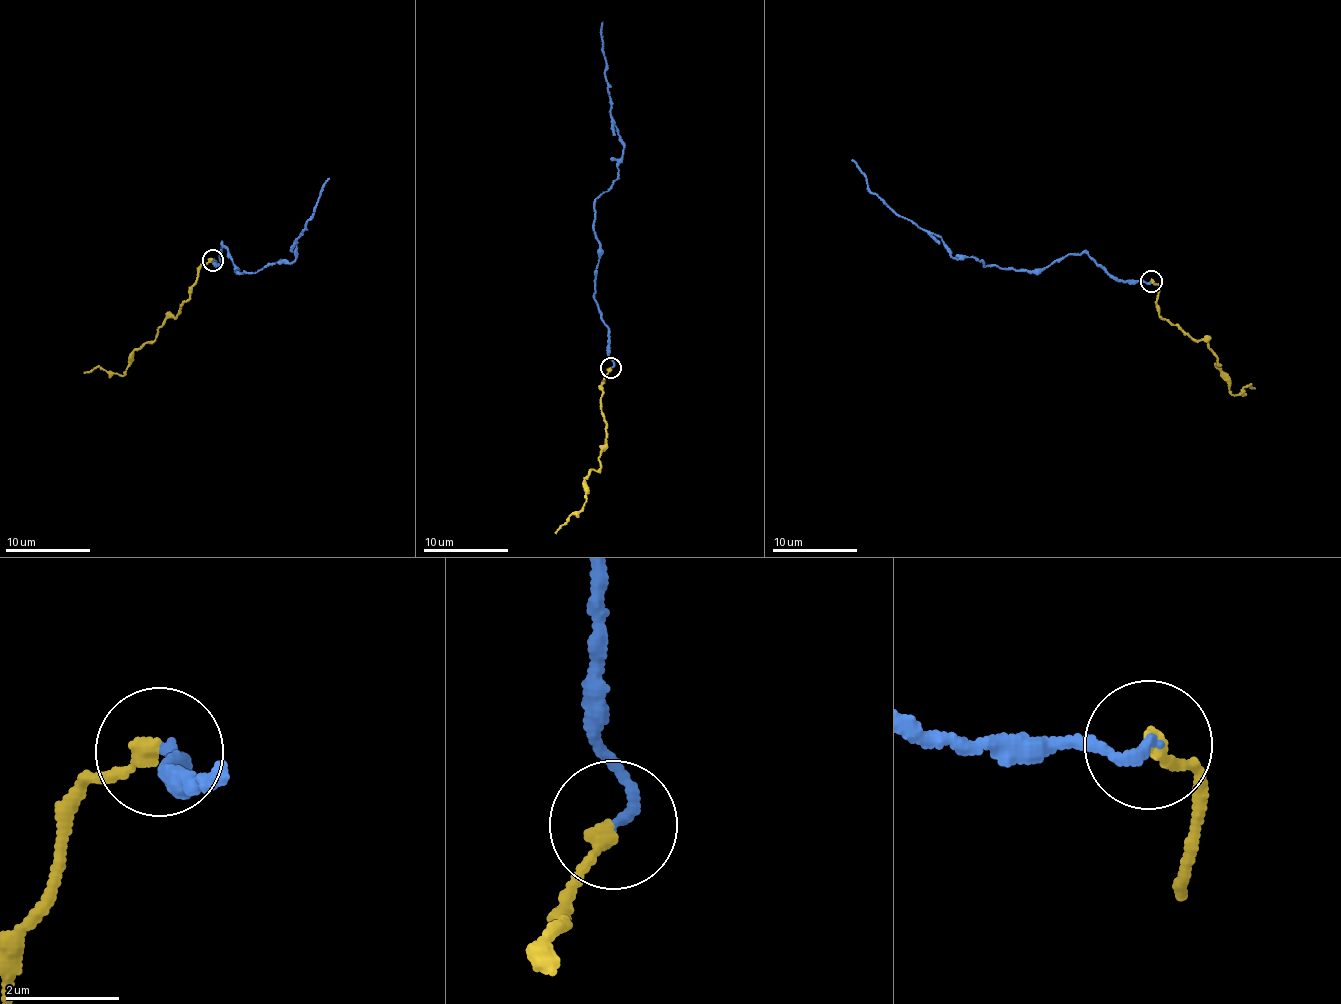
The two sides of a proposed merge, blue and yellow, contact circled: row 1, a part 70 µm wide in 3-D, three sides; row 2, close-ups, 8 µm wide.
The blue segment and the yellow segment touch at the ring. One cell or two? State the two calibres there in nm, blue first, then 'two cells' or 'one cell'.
calibres 200 and 280 nm; two cells

